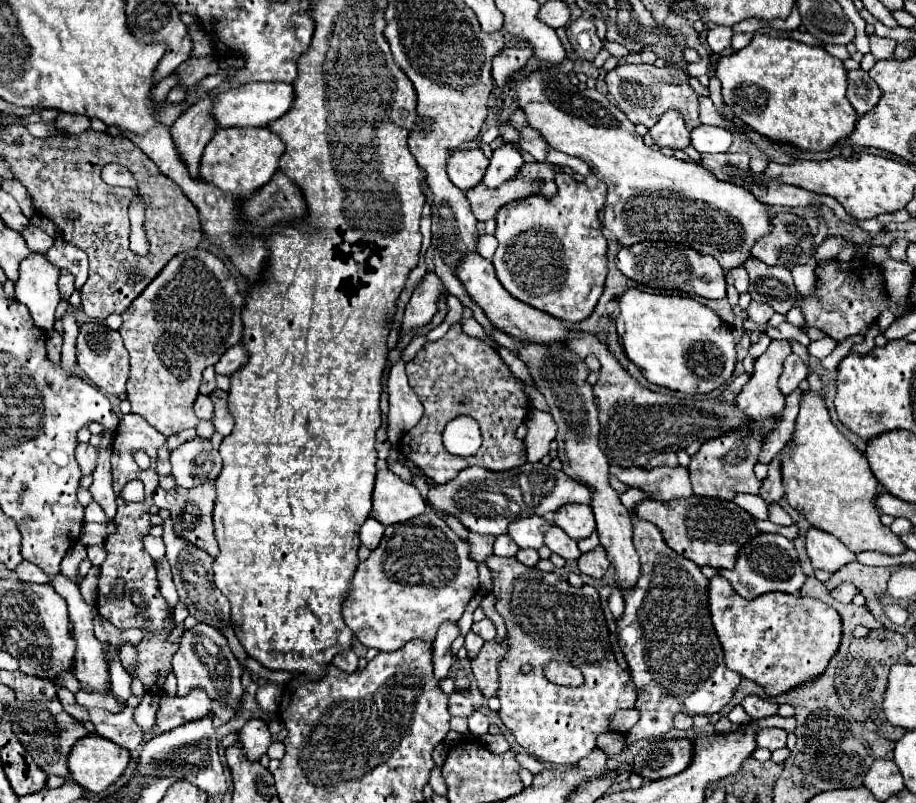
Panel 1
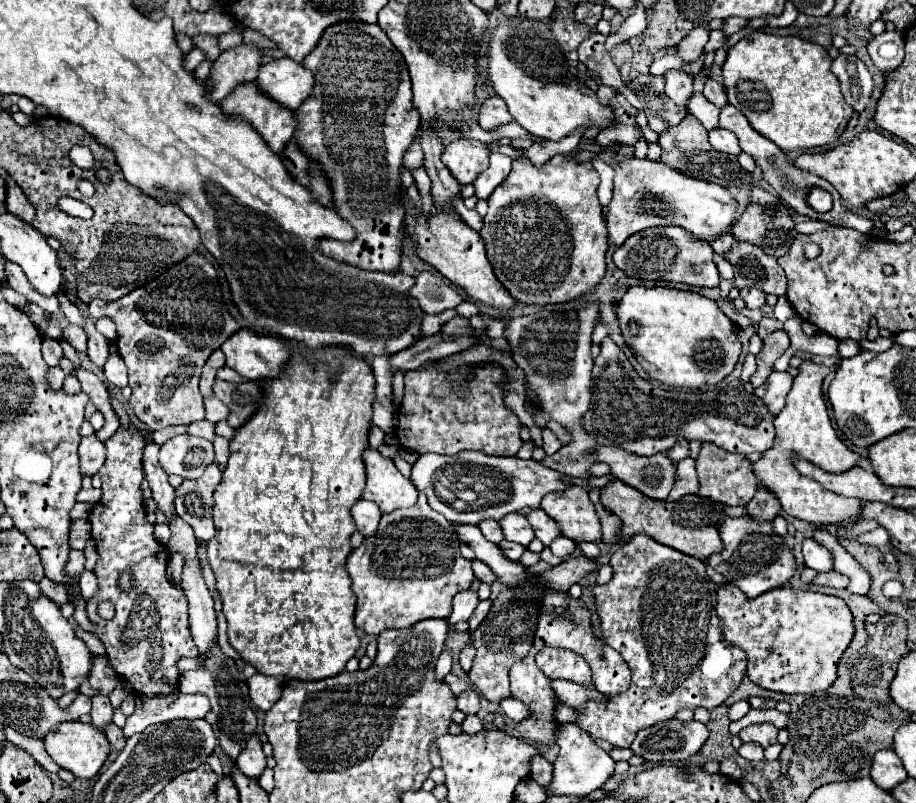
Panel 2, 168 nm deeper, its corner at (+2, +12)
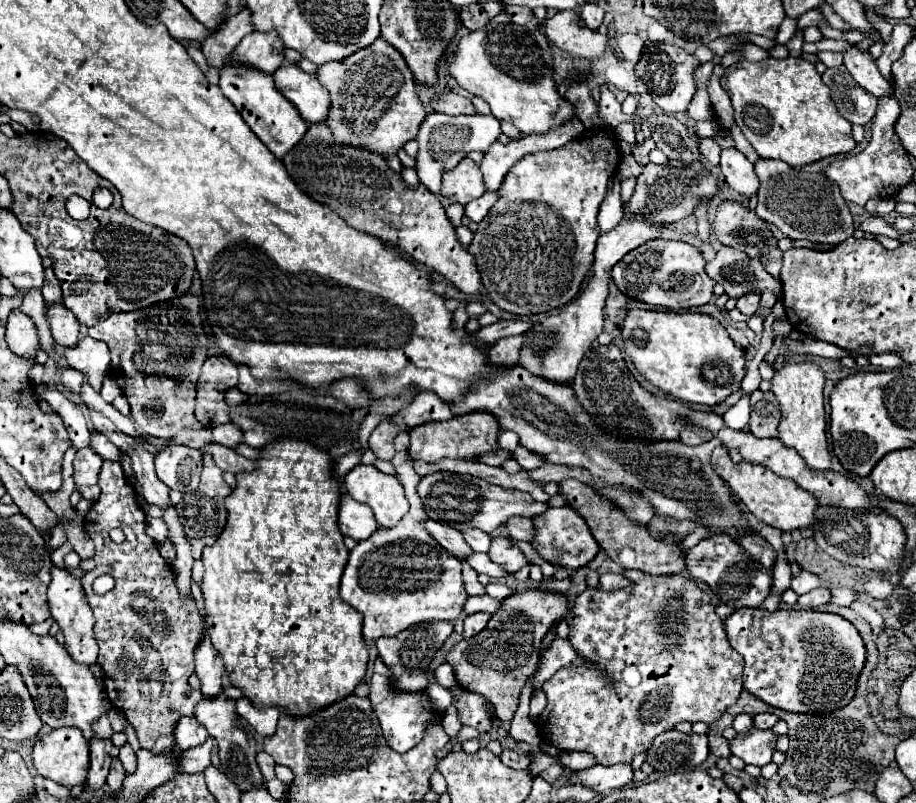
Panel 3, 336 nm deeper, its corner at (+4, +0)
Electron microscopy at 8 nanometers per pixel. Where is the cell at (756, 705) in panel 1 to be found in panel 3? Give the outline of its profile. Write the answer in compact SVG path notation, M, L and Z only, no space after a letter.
M757 714L757 716L753 716L753 724L755 724L757 728L761 728L761 730L769 730L769 728L773 728L777 722L779 722L779 718L777 718L775 714Z

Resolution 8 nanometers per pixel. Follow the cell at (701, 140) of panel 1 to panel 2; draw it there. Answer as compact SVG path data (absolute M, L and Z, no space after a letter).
M713 128L709 132L709 142L715 150L721 150L721 152L729 152L729 154L739 154L741 152L737 136L733 132L723 130L723 128Z

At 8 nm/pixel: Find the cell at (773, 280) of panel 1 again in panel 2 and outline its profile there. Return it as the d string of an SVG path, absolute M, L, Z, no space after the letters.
M735 242L731 254L727 256L727 260L733 264L735 268L735 286L737 288L759 288L765 294L775 294L775 296L785 296L785 288L787 288L787 278L783 276L783 268L777 264L777 258L767 256L761 248L757 248L755 244L747 244L747 242Z

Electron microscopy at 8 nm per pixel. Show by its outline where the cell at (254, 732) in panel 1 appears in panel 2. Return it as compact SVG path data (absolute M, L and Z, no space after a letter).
M251 734L247 738L247 744L245 744L243 752L237 756L235 764L239 770L243 770L243 774L247 774L251 778L259 778L259 774L265 768L265 754L261 750L261 740L257 734Z

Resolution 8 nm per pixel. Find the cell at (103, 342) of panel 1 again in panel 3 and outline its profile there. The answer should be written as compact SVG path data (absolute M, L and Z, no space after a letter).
M45 304L45 312L51 324L53 340L59 346L75 346L78 343L80 323L63 304Z

